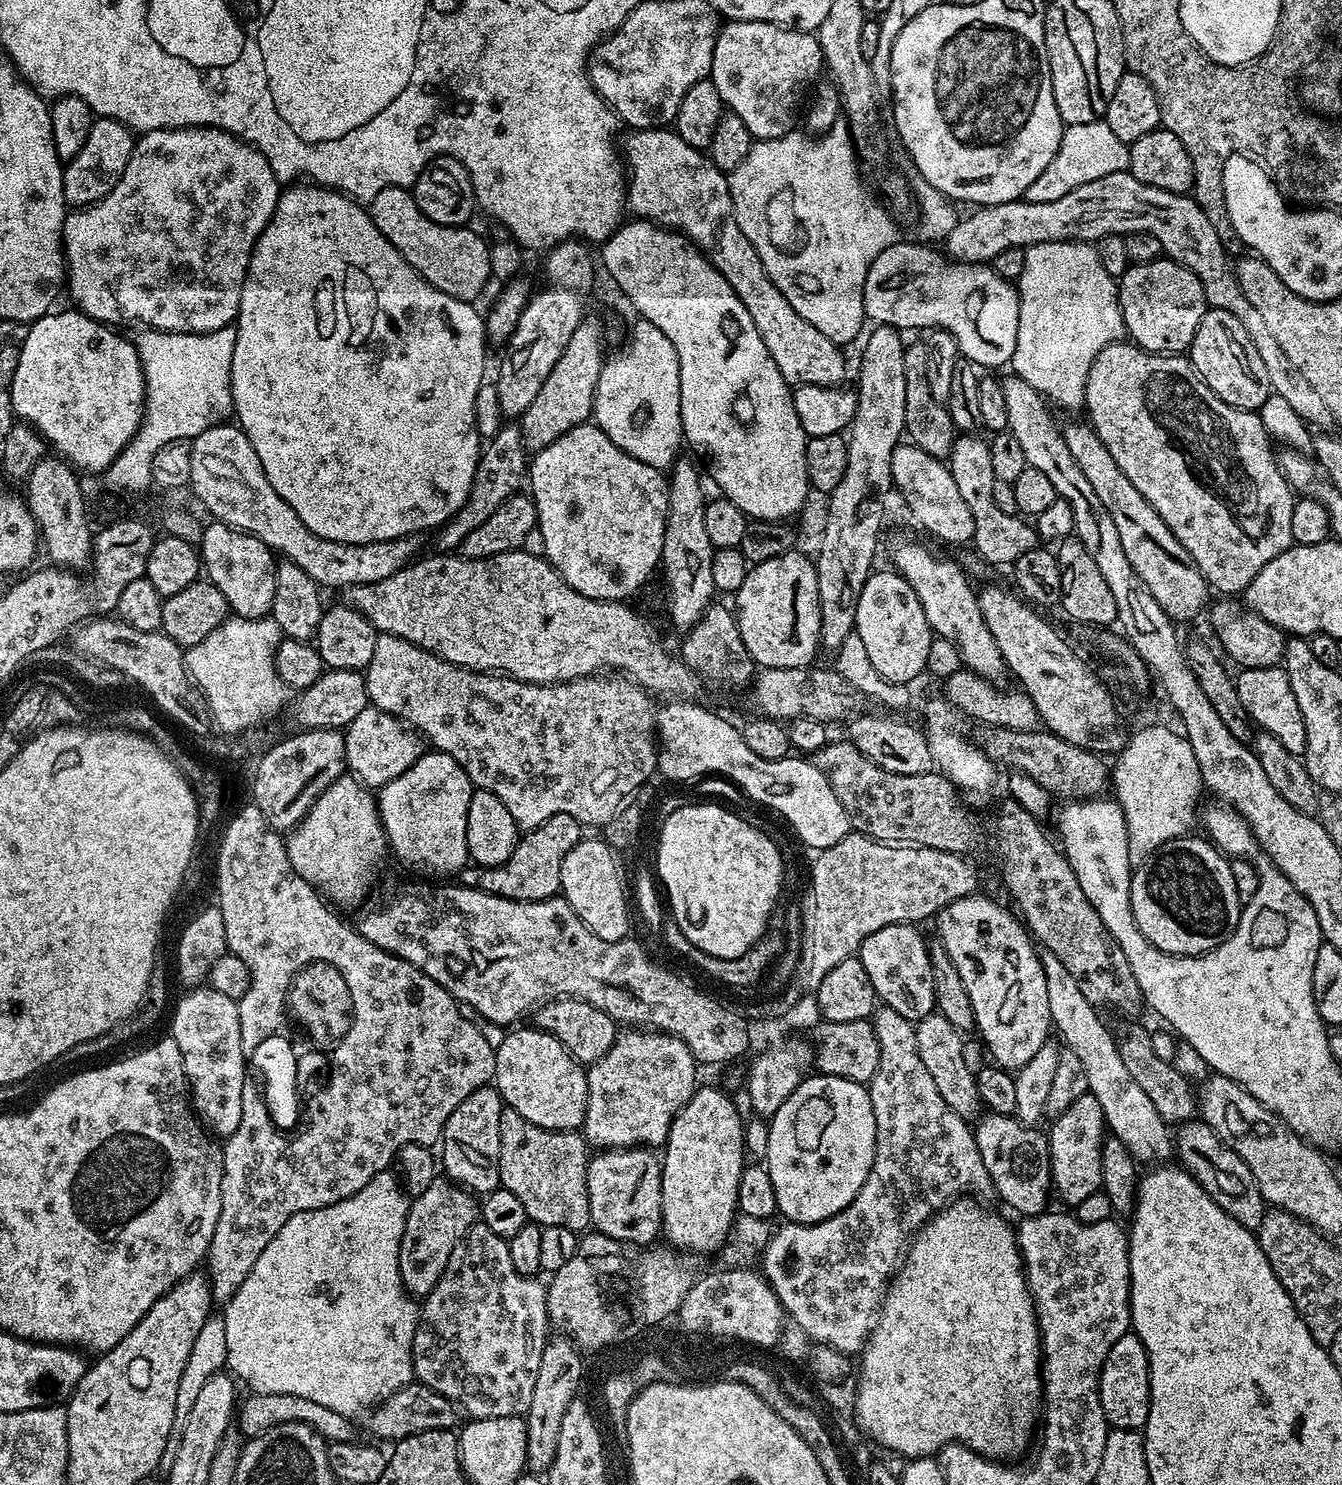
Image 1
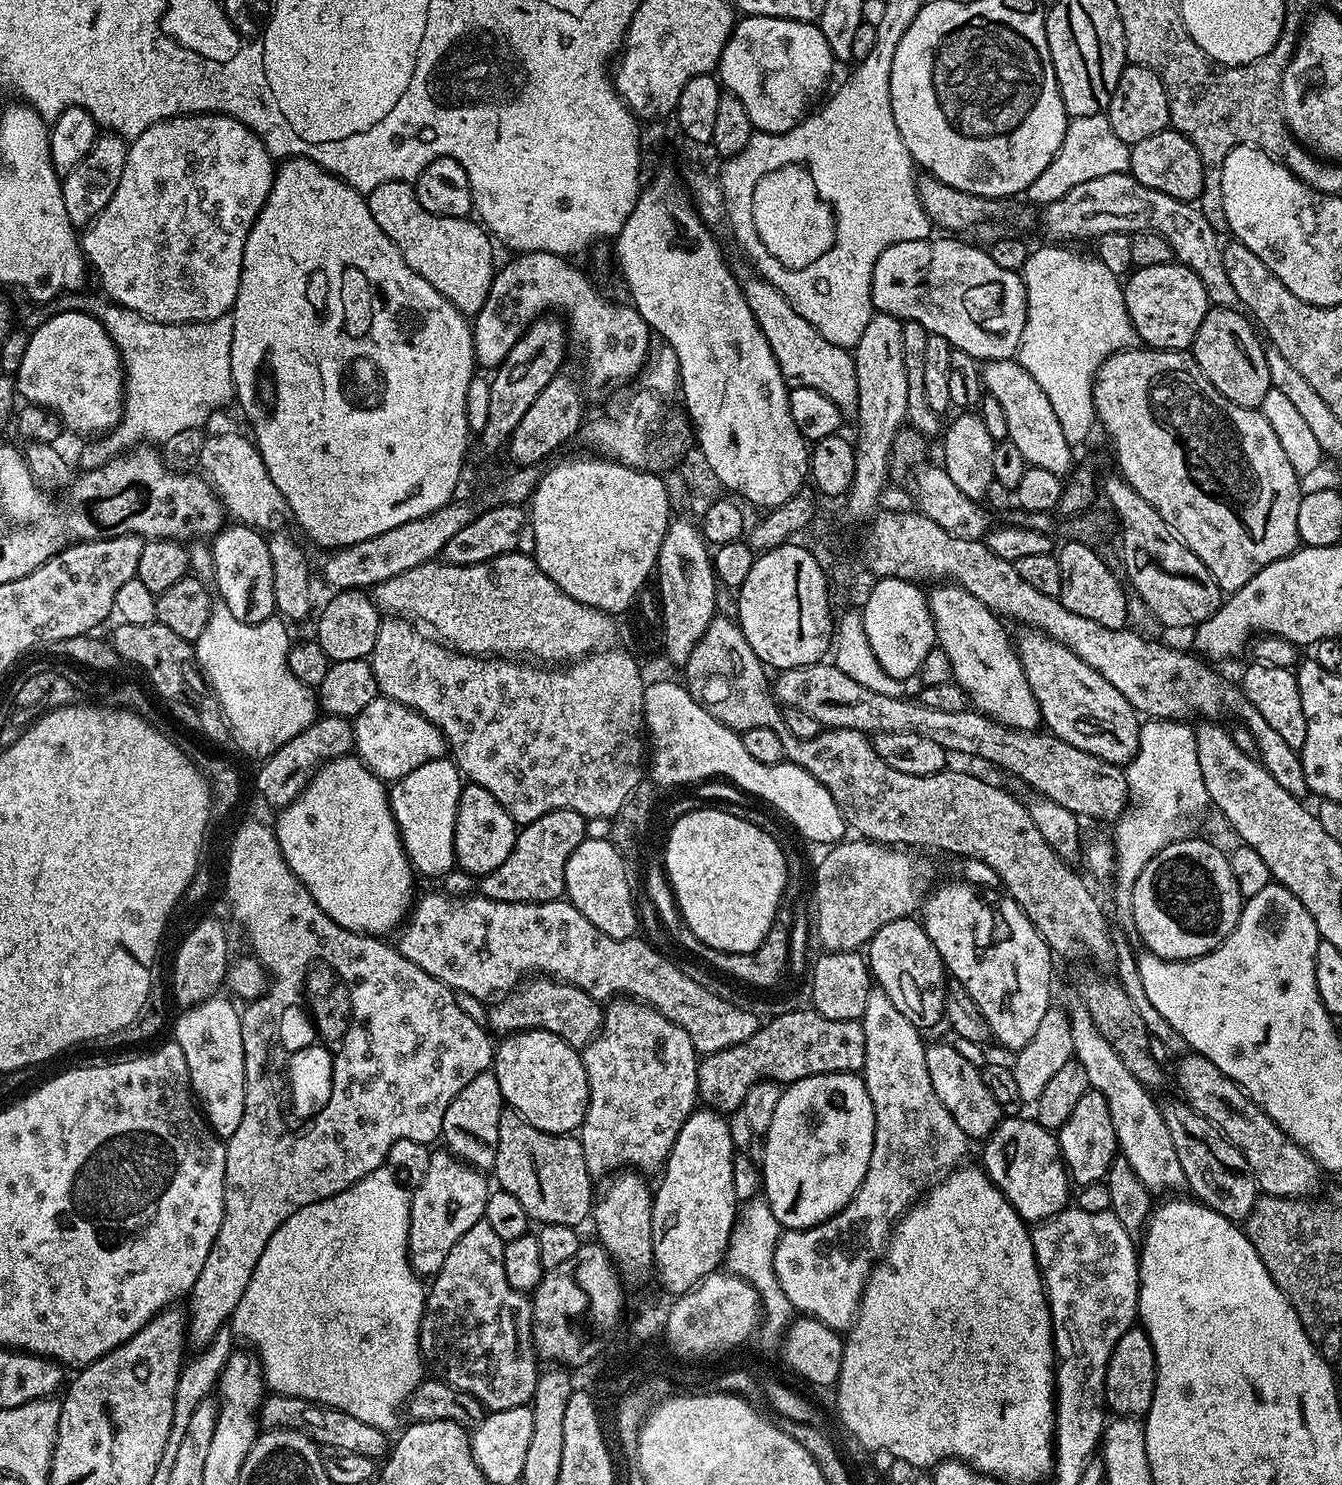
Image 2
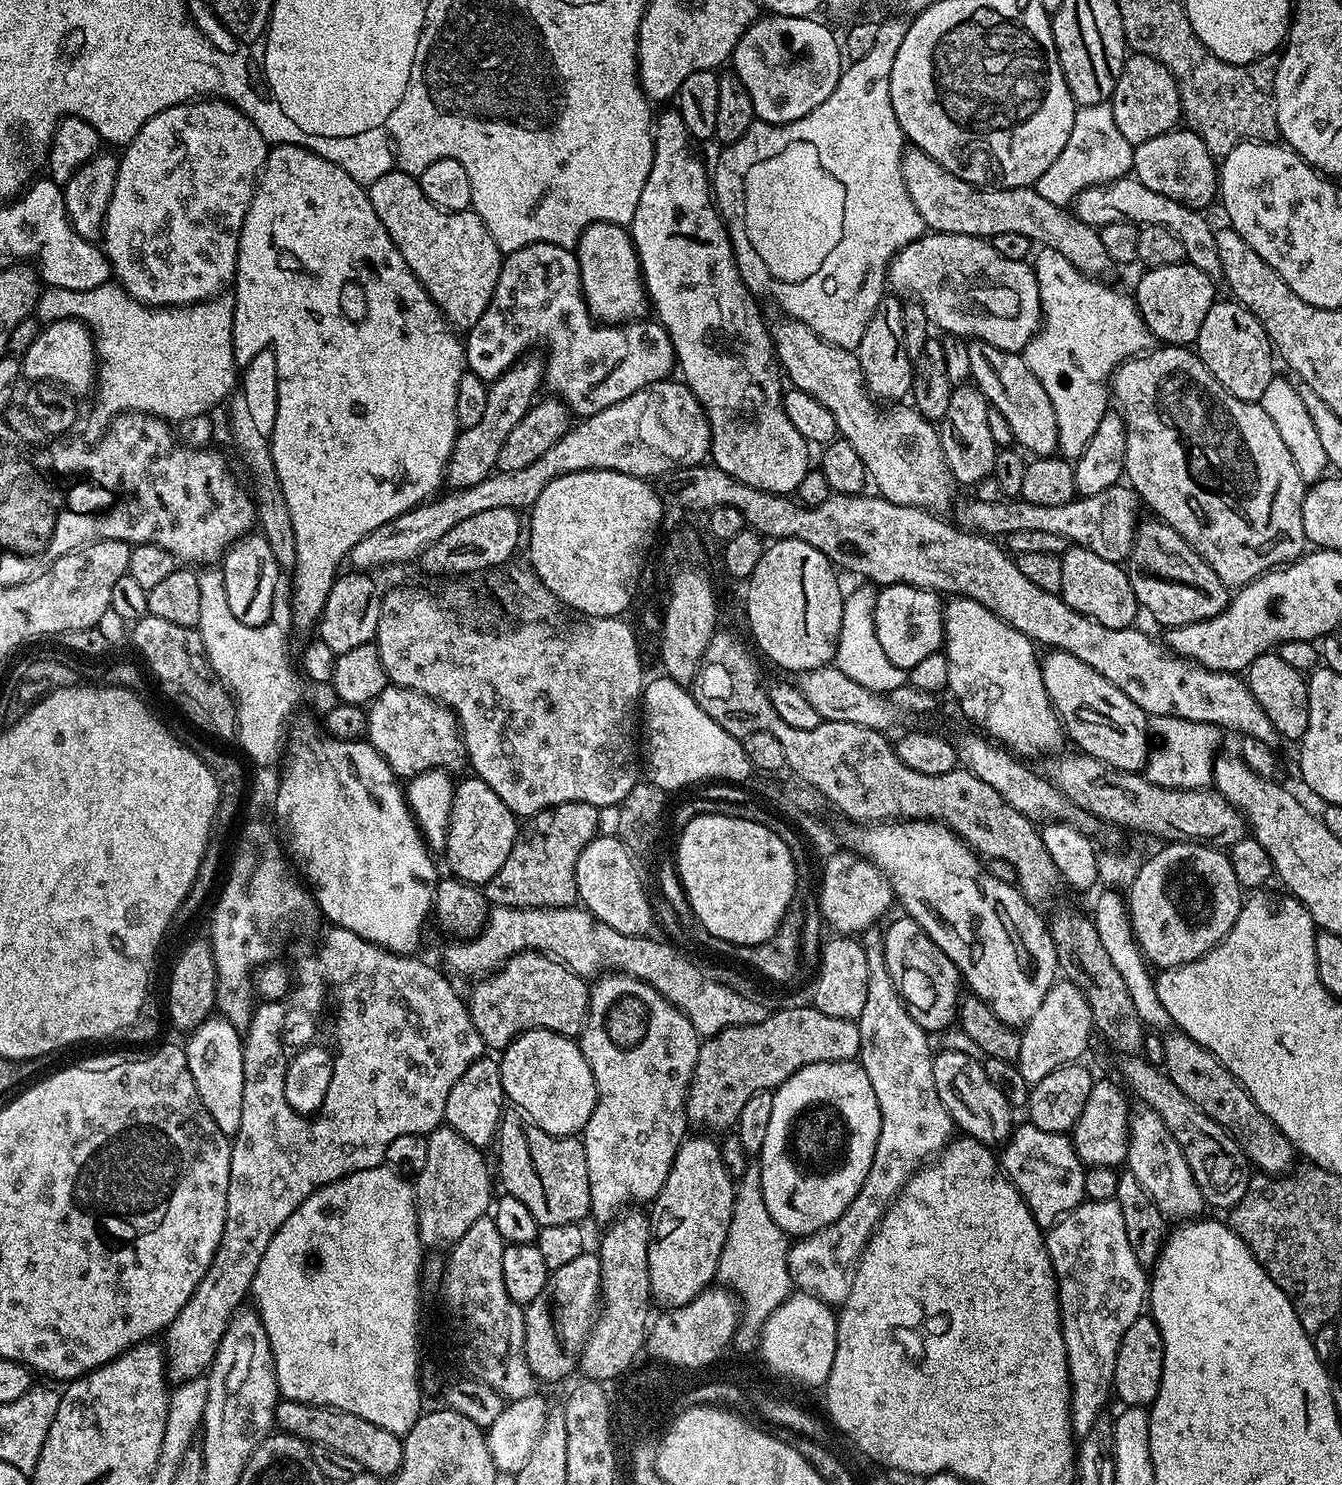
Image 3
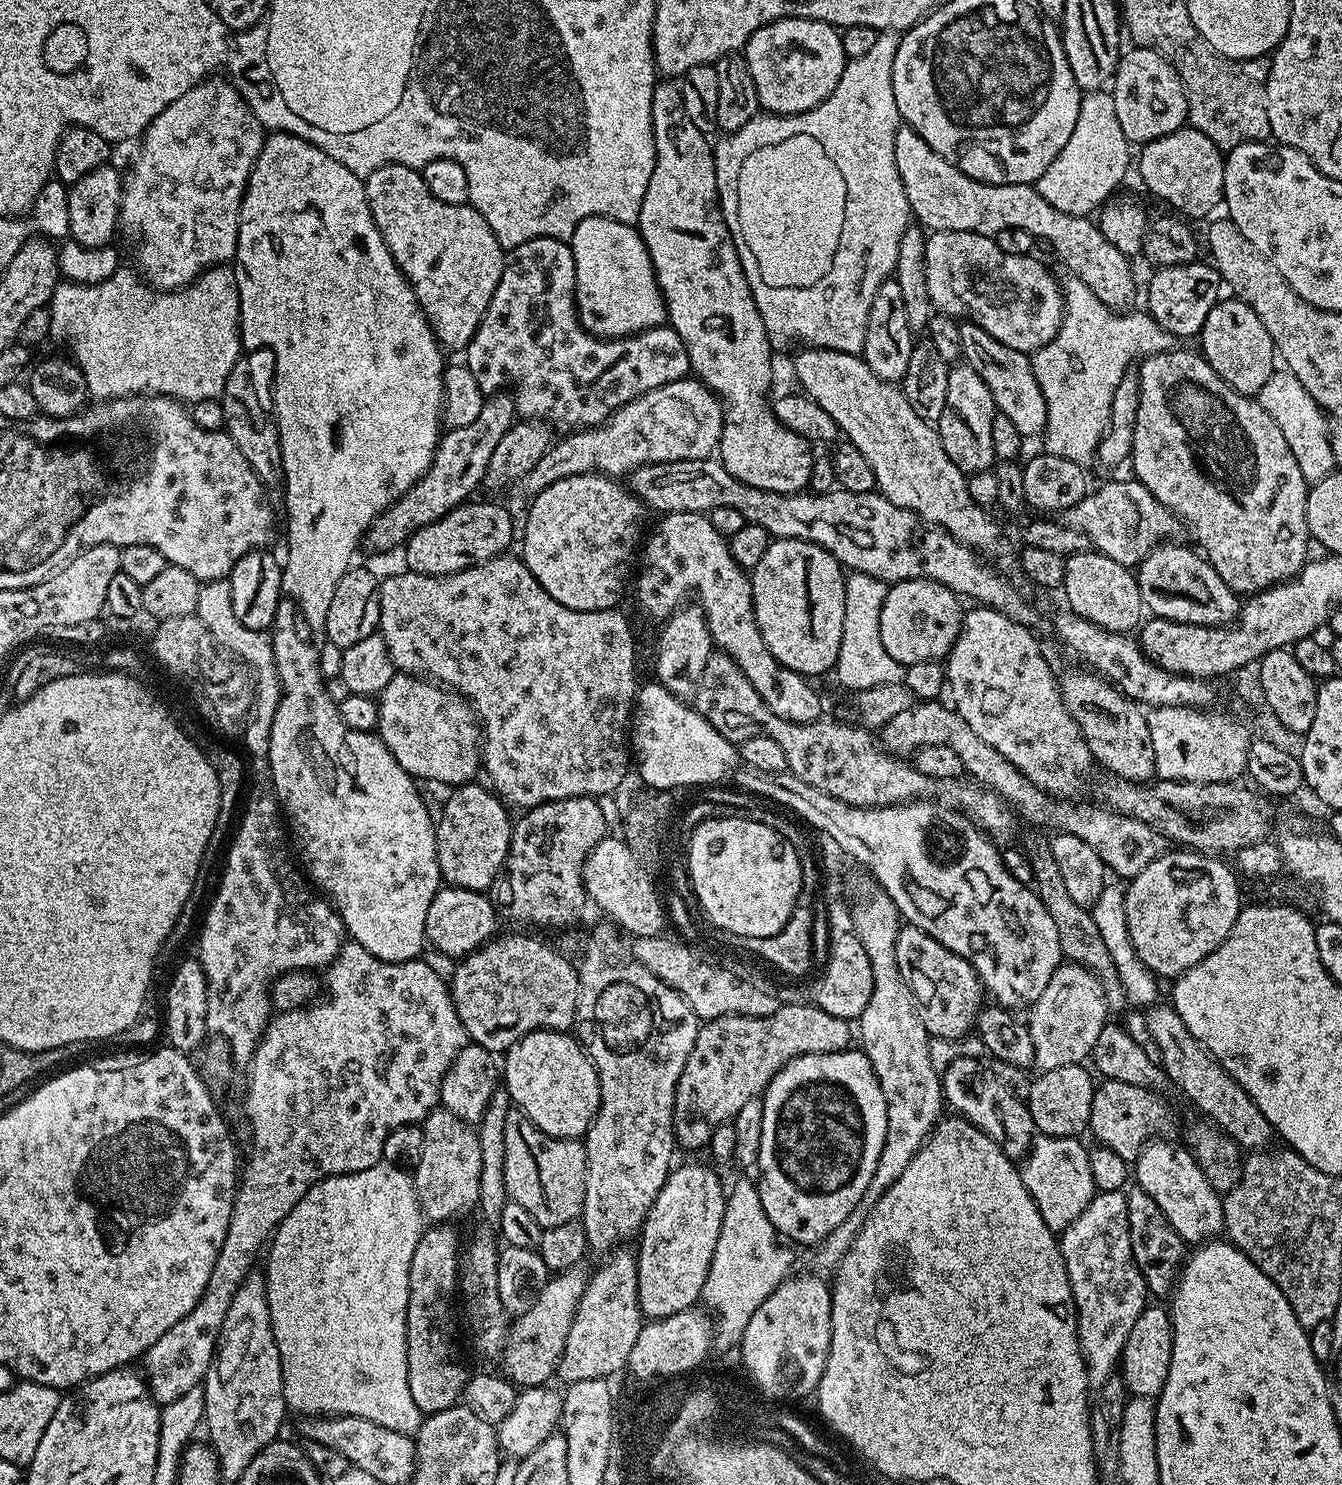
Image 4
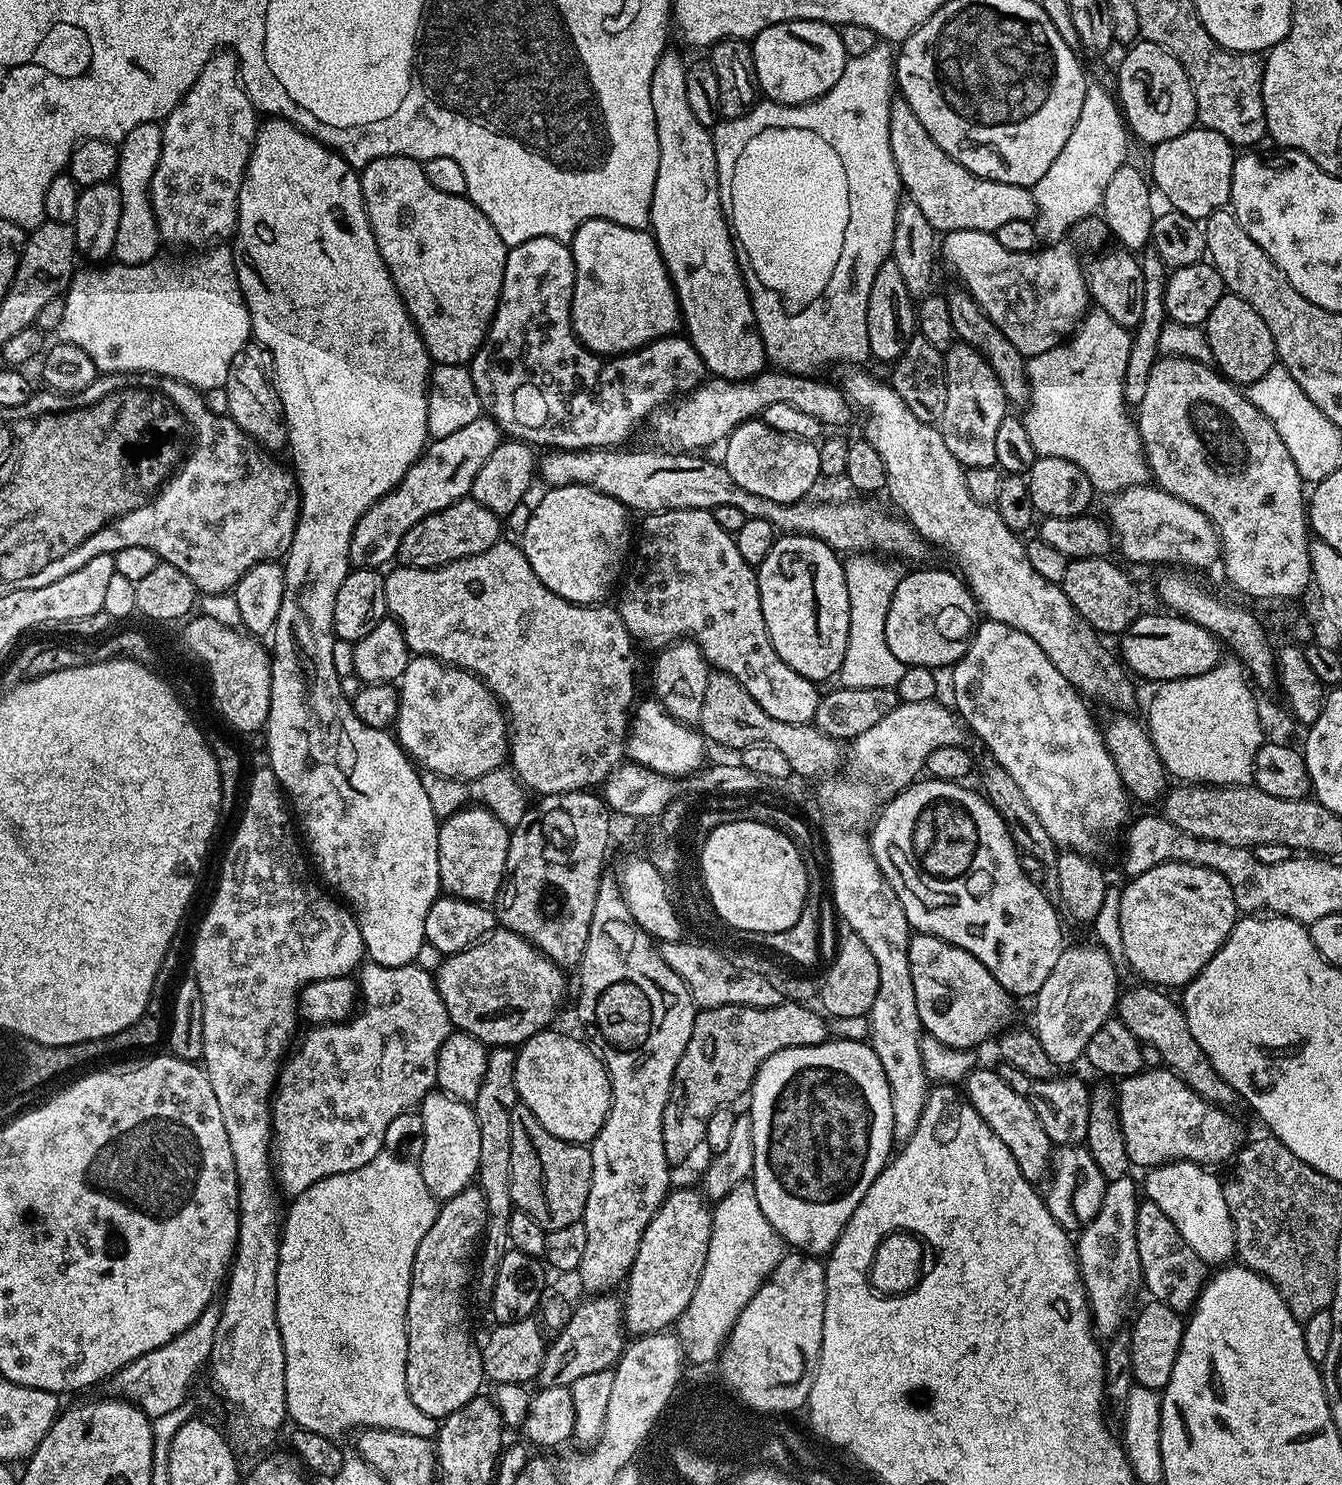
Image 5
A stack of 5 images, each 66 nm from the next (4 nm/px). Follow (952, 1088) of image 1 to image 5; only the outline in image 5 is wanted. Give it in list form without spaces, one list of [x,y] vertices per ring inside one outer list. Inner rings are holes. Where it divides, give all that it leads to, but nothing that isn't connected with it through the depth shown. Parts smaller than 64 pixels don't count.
[[[991,1067],[973,1068],[966,1077],[966,1083],[968,1103],[974,1106],[974,1110],[978,1110],[978,1114],[982,1114],[986,1126],[990,1126],[990,1130],[994,1130],[994,1134],[1006,1142],[1006,1150],[1010,1150],[1010,1154],[1014,1154],[1014,1162],[1018,1162],[1018,1170],[1022,1170],[1027,1180],[1043,1181],[1052,1163],[1054,1145],[1046,1130],[1042,1130],[1042,1122],[1038,1122],[1038,1114],[1034,1114],[1034,1106],[1030,1106],[1028,1097],[1010,1090]]]

